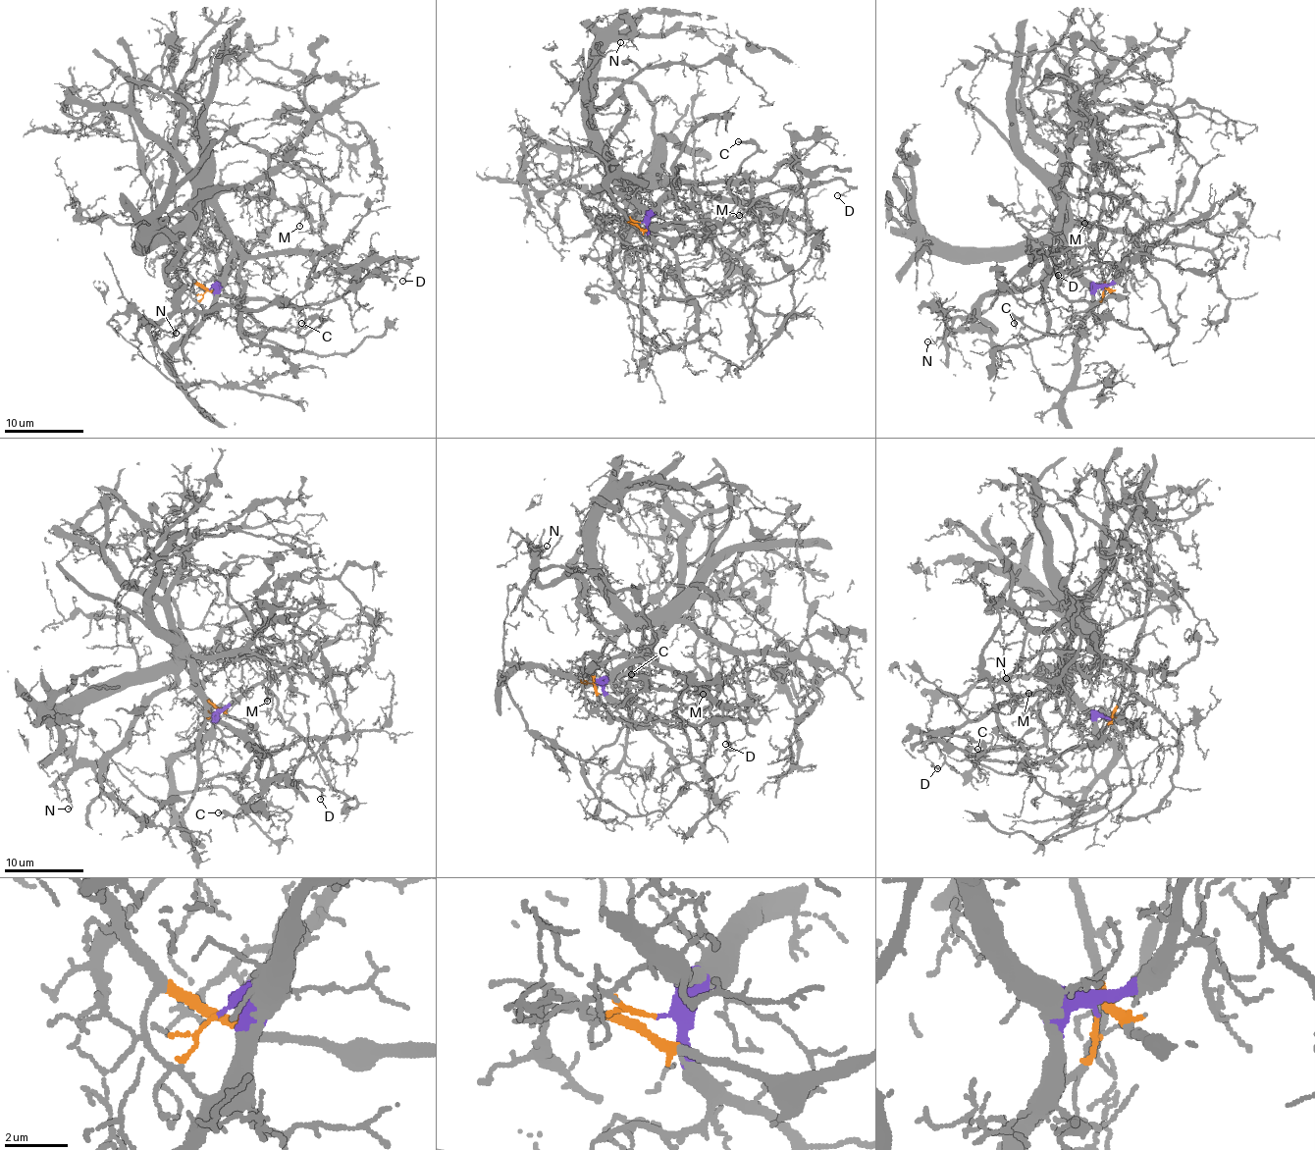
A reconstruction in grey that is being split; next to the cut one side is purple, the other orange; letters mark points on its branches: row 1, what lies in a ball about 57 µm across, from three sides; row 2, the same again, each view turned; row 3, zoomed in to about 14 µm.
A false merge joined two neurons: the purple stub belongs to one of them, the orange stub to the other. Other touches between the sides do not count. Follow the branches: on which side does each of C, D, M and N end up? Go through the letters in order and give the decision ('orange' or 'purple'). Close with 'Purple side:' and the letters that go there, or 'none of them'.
C: orange
D: orange
M: purple
N: purple
Purple side: M, N

